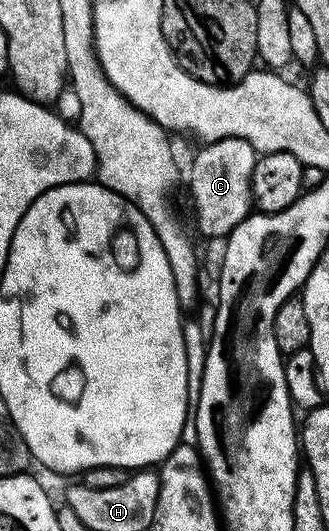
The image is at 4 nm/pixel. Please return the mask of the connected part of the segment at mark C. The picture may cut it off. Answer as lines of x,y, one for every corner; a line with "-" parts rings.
223,138
199,148
188,170
188,190
192,193
196,226
206,237
224,240
253,209
252,173
258,152
244,138

